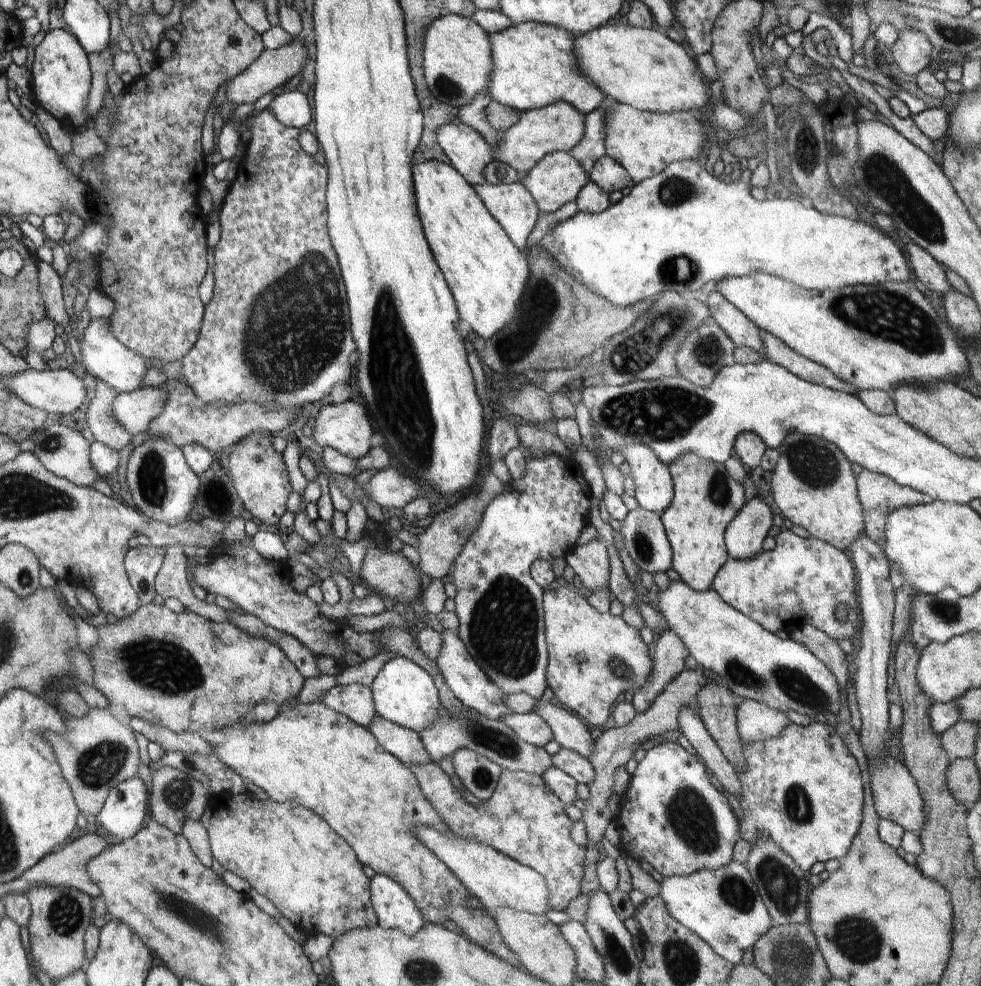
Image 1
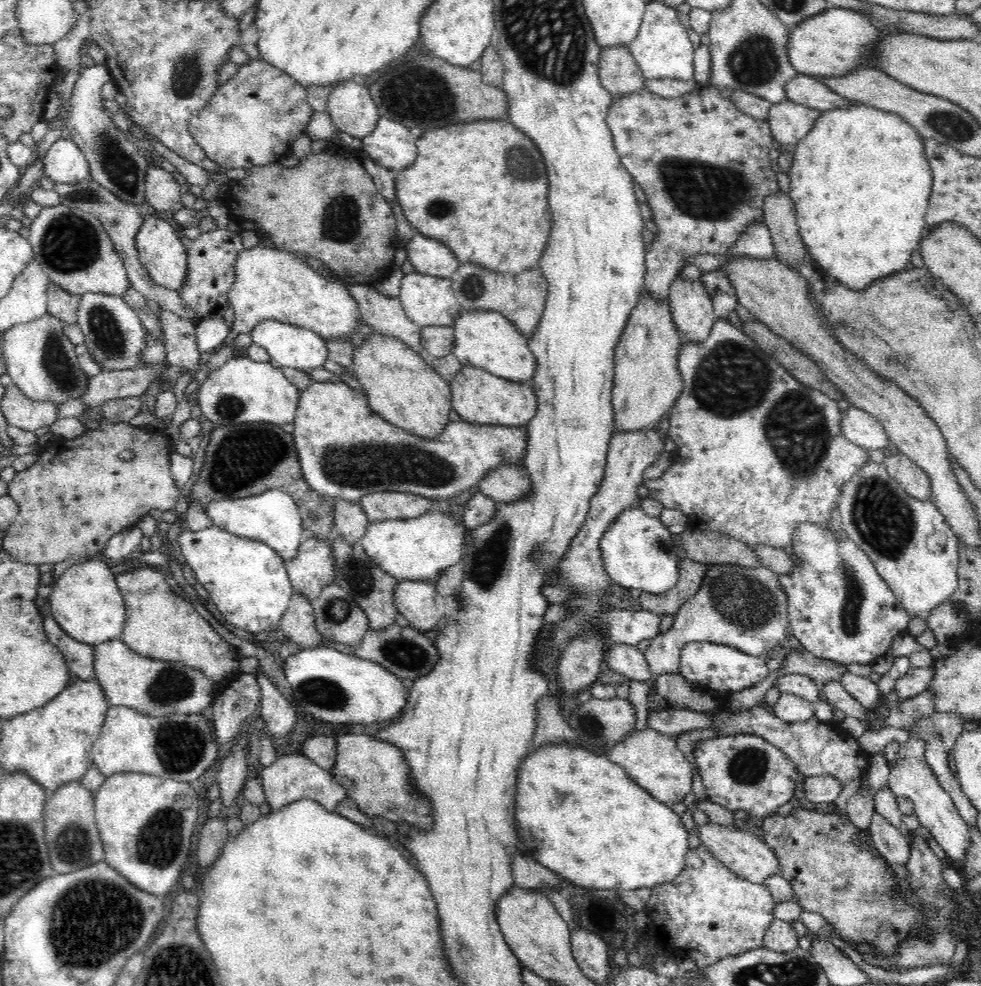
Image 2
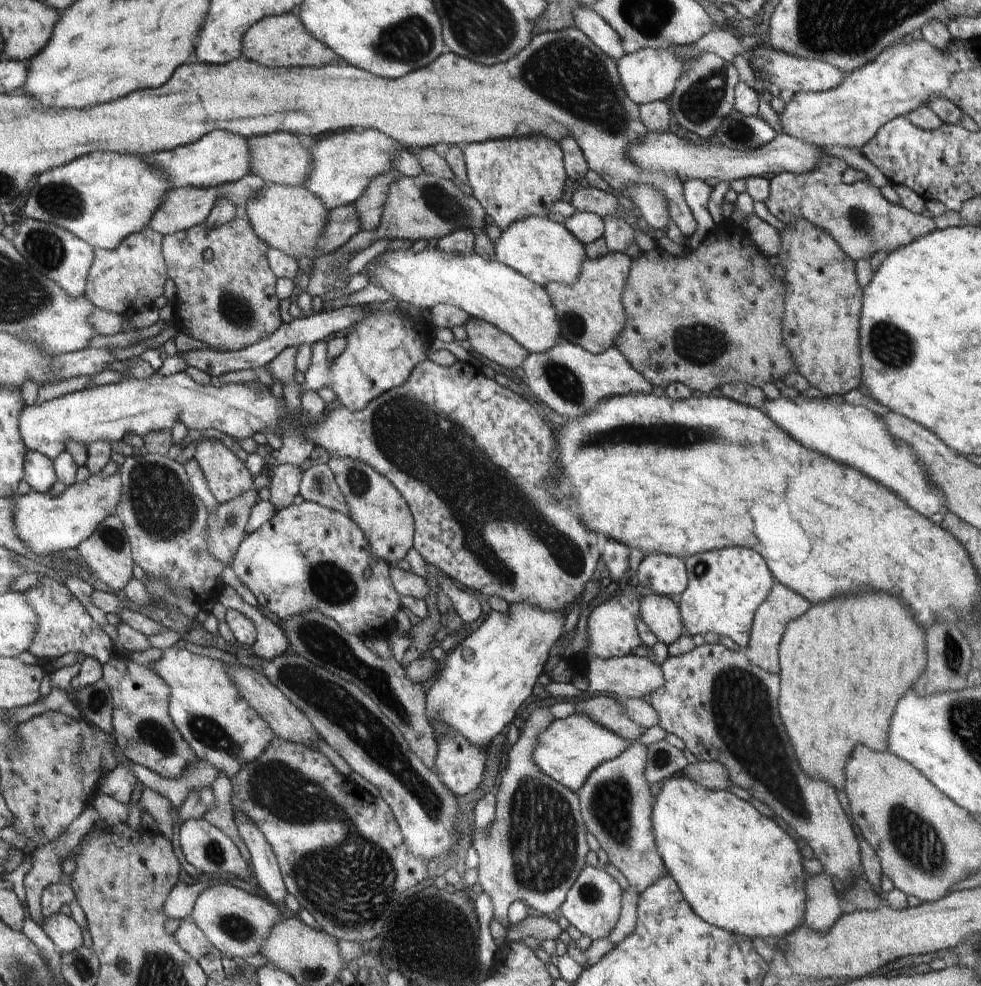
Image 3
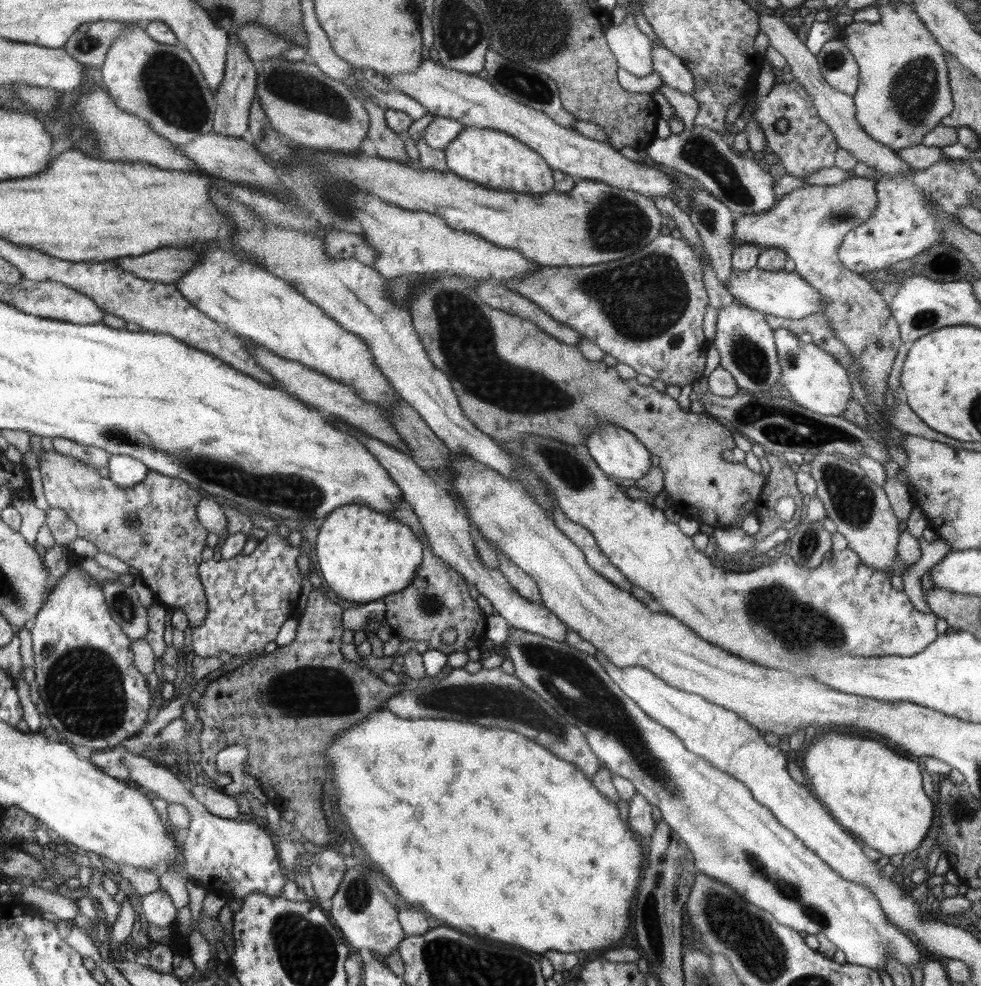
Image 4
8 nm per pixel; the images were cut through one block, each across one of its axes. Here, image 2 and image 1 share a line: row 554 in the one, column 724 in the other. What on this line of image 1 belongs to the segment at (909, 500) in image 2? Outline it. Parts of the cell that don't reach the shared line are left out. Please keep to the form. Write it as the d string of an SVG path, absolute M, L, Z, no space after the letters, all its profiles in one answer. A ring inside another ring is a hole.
M732 861L728 866L709 871L704 869L688 876L664 877L660 894L669 915L707 942L718 956L733 965L742 963L742 956L774 926L758 887L744 864Z

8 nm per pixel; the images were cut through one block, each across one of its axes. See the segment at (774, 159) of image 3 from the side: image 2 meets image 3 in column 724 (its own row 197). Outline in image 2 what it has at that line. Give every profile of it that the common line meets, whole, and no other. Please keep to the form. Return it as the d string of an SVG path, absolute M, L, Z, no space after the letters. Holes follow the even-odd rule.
M150 165L145 176L146 200L156 211L171 211L181 201L179 177L159 165Z

